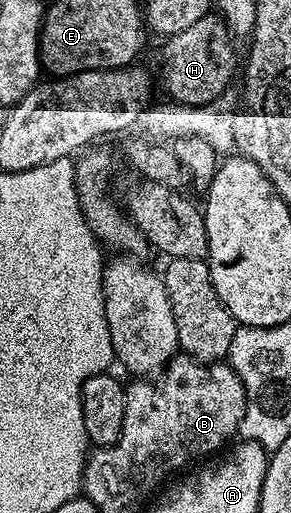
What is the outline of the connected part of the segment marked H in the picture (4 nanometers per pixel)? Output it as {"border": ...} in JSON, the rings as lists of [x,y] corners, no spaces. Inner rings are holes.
{"border":[[[220,16],[199,19],[187,31],[179,31],[164,42],[165,58],[161,61],[161,81],[172,100],[182,107],[209,107],[225,93],[233,69],[229,66],[230,32]]]}

